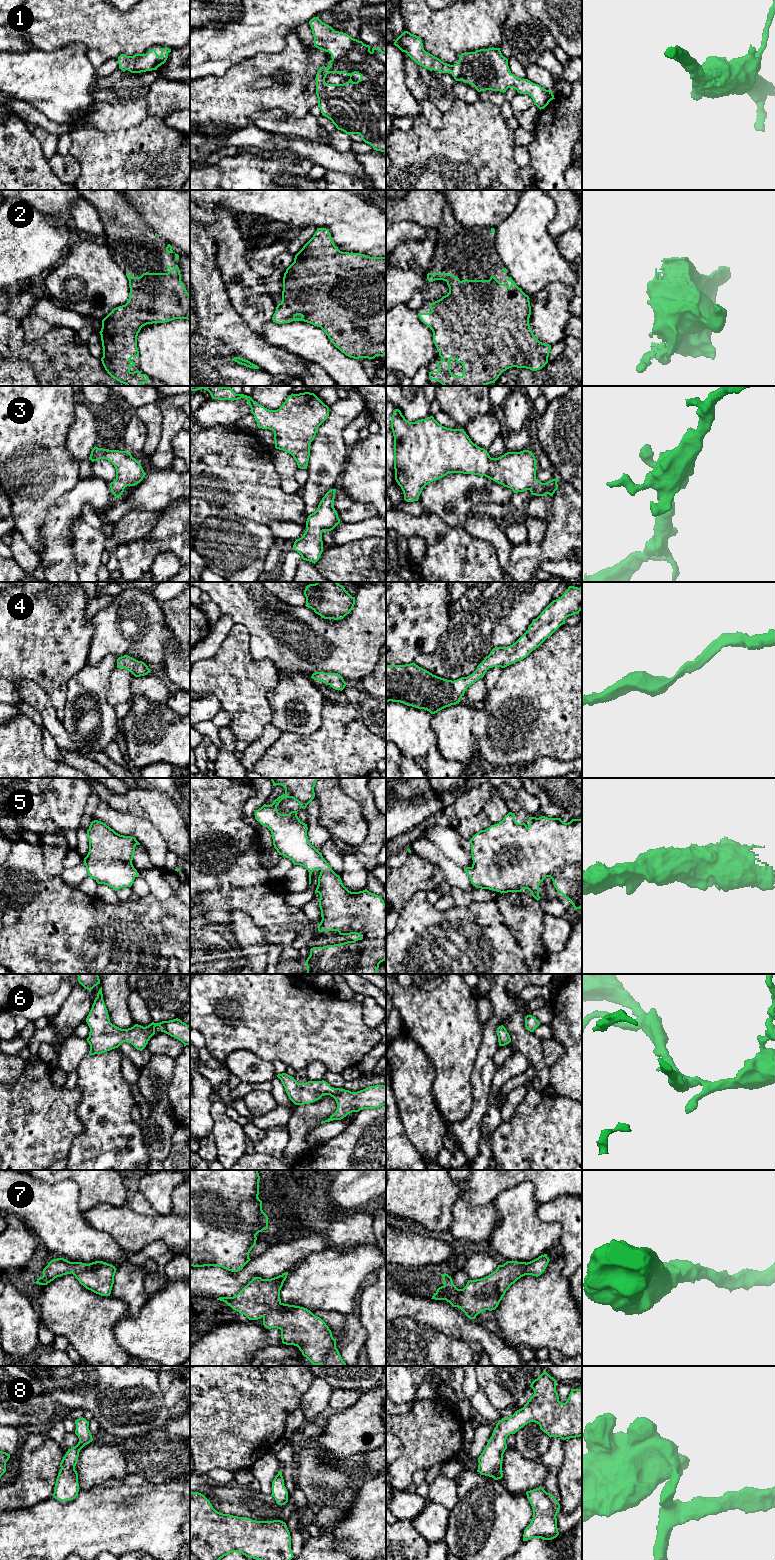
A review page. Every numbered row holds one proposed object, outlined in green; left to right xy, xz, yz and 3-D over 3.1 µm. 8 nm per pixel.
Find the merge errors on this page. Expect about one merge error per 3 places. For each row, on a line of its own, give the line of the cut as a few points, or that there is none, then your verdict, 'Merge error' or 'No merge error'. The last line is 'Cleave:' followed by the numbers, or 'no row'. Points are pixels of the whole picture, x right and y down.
1: No split. No merge error
2: No split. No merge error
3: No split. No merge error
4: No split. No merge error
5: No split. No merge error
6: No split. No merge error
7: No split. No merge error
8: No split. No merge error
Cleave: no row

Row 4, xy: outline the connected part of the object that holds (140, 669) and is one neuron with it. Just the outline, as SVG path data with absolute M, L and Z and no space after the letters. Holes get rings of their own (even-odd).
M128 655L121 656L117 659L117 668L125 668L135 677L147 675L150 672L148 666Z

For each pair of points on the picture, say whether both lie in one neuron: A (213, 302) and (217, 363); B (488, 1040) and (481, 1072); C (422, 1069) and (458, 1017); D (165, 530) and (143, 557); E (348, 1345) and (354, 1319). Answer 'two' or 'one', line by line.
A: two
B: one
C: two
D: one
E: one

